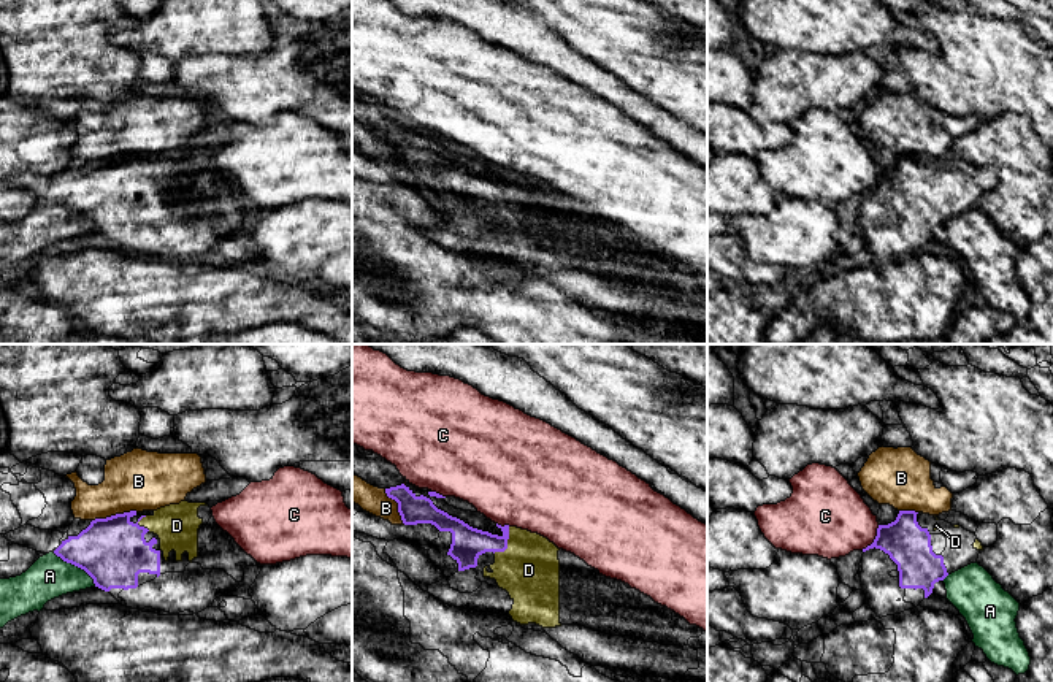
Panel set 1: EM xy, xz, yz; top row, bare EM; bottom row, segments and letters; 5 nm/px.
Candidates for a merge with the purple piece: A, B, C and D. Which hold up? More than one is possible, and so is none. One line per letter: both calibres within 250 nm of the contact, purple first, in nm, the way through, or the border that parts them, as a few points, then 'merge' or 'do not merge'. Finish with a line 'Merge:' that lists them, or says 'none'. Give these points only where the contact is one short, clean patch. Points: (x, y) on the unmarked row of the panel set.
A: calibres 340 and 220 nm; do not merge
B: calibres 340 and 300 nm; do not merge
C: calibres 220 and 380 nm; border yz (879, 170), (876, 183), (861, 194); do not merge
D: calibres 170 and 320 nm; merge
Merge: D

